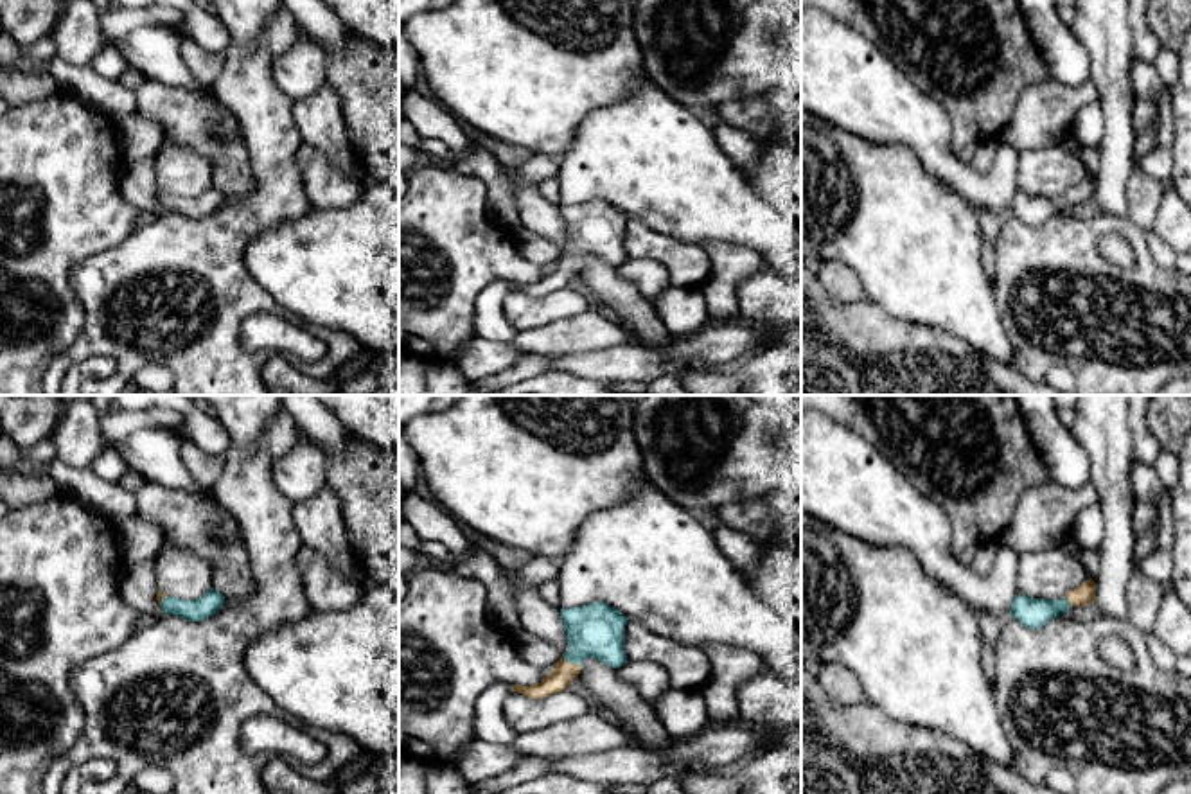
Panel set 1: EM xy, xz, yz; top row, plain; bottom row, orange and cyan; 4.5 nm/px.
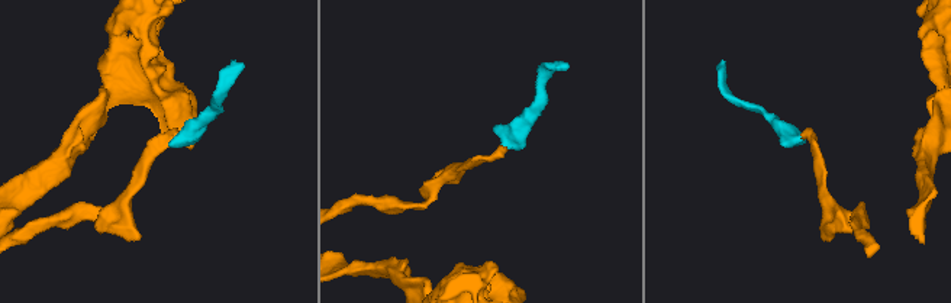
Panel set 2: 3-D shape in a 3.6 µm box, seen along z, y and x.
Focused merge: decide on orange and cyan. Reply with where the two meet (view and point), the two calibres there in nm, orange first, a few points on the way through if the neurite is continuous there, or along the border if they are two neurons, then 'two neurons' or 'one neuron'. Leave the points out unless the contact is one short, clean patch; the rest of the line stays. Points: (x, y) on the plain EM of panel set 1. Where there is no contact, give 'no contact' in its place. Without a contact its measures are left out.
meets orange in xz at (572, 261); 100 nm thick on the orange side, 240 nm on the other; runs through xz (564, 270), (572, 261), (579, 247), (597, 229); one neuron

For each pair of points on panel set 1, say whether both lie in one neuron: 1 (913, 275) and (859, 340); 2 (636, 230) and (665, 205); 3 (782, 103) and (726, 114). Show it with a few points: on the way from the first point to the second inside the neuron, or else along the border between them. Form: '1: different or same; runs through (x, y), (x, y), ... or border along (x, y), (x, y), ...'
1: different; border along (864, 295), (888, 313), (922, 326)
2: different; border along (629, 216), (681, 243)
3: same; runs through (767, 114), (741, 114)

